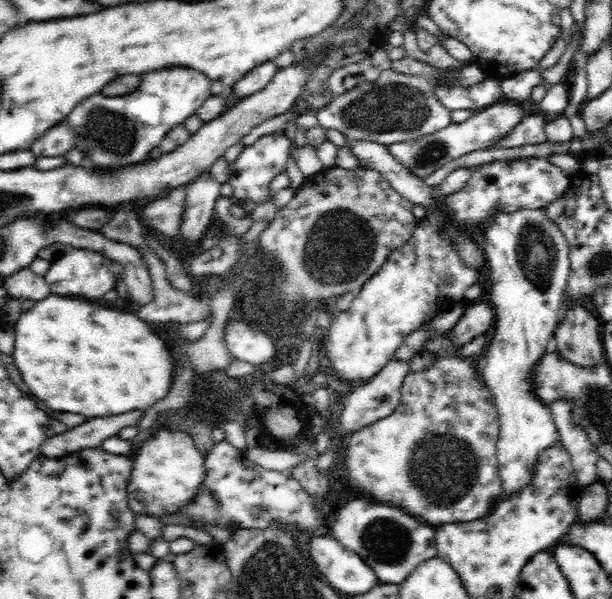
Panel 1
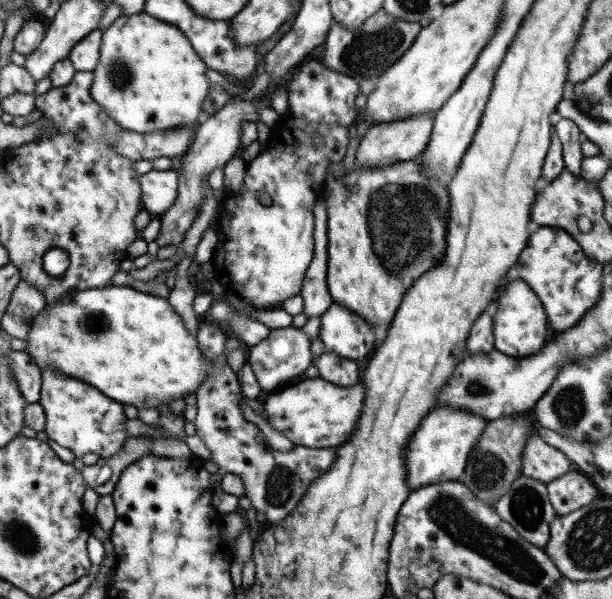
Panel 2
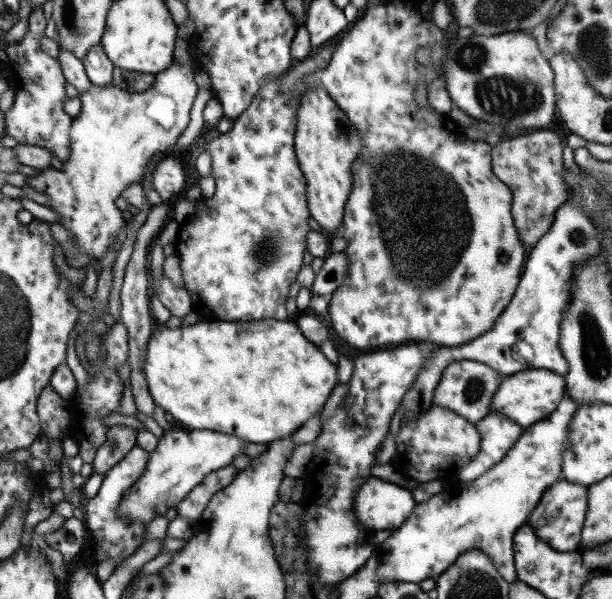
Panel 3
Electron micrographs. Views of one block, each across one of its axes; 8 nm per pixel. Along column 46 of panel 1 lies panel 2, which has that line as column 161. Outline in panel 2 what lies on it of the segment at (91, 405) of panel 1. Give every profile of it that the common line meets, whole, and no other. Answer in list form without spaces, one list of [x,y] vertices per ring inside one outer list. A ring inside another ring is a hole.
[[[109,285],[101,289],[88,289],[83,290],[83,292],[75,292],[75,294],[63,295],[57,299],[57,302],[52,304],[47,304],[39,312],[33,320],[31,320],[31,326],[28,332],[28,337],[25,342],[27,343],[27,349],[23,350],[37,366],[37,370],[40,372],[45,370],[45,366],[53,366],[55,370],[67,374],[67,376],[75,376],[77,380],[83,380],[87,382],[93,388],[97,388],[101,394],[109,396],[111,400],[115,402],[121,402],[121,404],[131,404],[138,408],[155,408],[160,404],[168,404],[171,400],[183,399],[183,396],[187,394],[193,394],[195,388],[197,388],[202,380],[205,378],[207,372],[207,362],[205,358],[201,356],[200,348],[198,347],[198,342],[196,341],[196,336],[192,335],[183,324],[181,317],[173,310],[173,307],[167,303],[165,298],[159,298],[159,296],[151,296],[151,294],[145,294],[143,292],[135,291],[130,287],[117,287]]]

